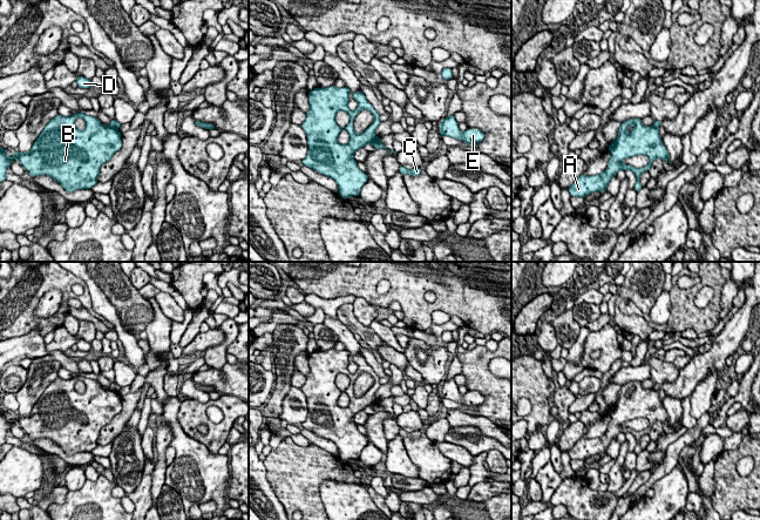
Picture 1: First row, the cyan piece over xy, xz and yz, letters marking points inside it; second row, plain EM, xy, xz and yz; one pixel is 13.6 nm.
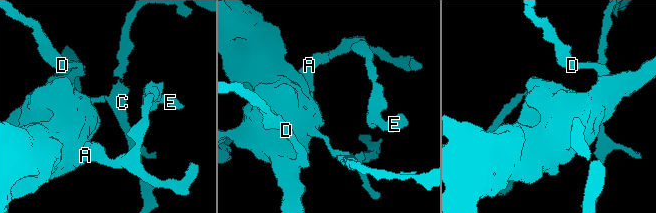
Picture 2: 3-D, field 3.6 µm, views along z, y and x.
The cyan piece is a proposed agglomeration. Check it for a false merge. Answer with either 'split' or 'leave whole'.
split

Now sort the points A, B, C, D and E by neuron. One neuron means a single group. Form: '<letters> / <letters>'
A B D E / C

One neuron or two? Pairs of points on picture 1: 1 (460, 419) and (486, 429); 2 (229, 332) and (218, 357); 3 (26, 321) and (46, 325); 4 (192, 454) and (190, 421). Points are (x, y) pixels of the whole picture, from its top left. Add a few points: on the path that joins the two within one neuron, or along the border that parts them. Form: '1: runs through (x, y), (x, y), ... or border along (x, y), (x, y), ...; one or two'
1: runs through (466, 419), (480, 423); one
2: runs through (228, 338), (219, 351); one
3: runs through (31, 322), (41, 323); one
4: border along (176, 414), (182, 430), (215, 453); two

